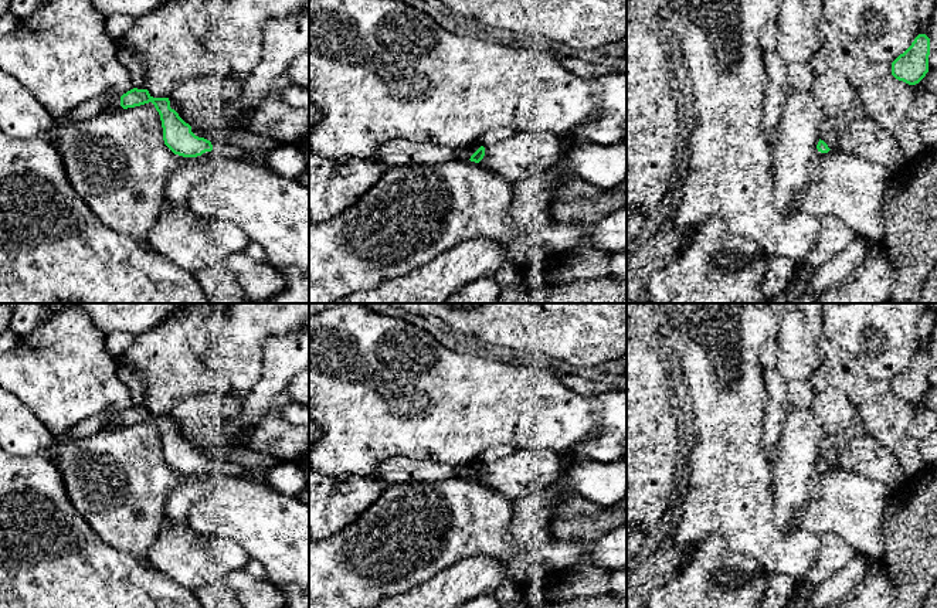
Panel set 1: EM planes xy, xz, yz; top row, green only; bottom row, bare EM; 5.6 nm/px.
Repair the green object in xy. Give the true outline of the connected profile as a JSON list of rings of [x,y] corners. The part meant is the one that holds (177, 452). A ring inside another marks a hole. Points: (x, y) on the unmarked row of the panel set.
[[[133,405],[120,414],[123,427],[152,420],[160,432],[164,462],[183,475],[213,473],[237,478],[251,476],[251,472],[240,465],[207,458],[200,454],[179,431],[170,425],[169,415],[153,415],[147,407]]]

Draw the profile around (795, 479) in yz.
[[[812,408],[787,414],[773,465],[773,519],[781,530],[795,530],[797,513],[822,490],[817,462],[824,438]]]

